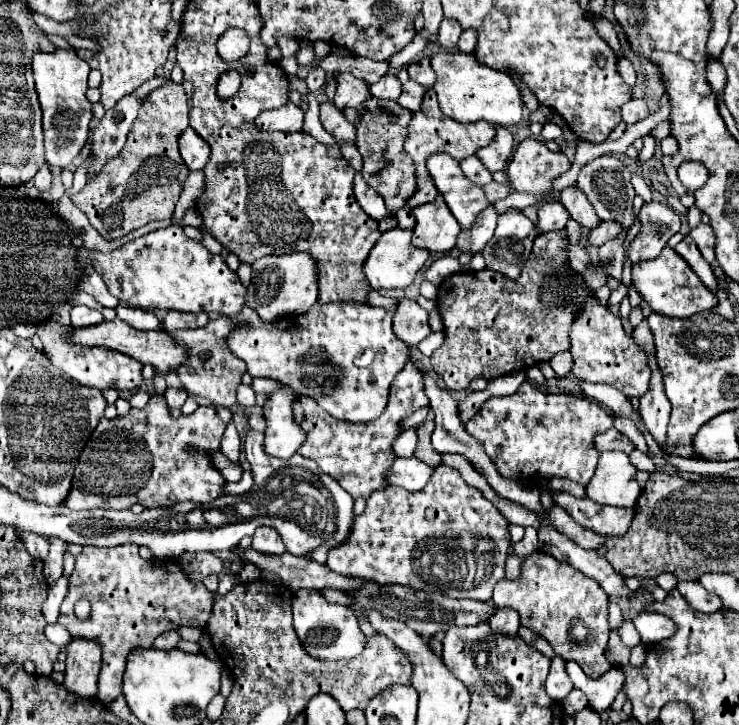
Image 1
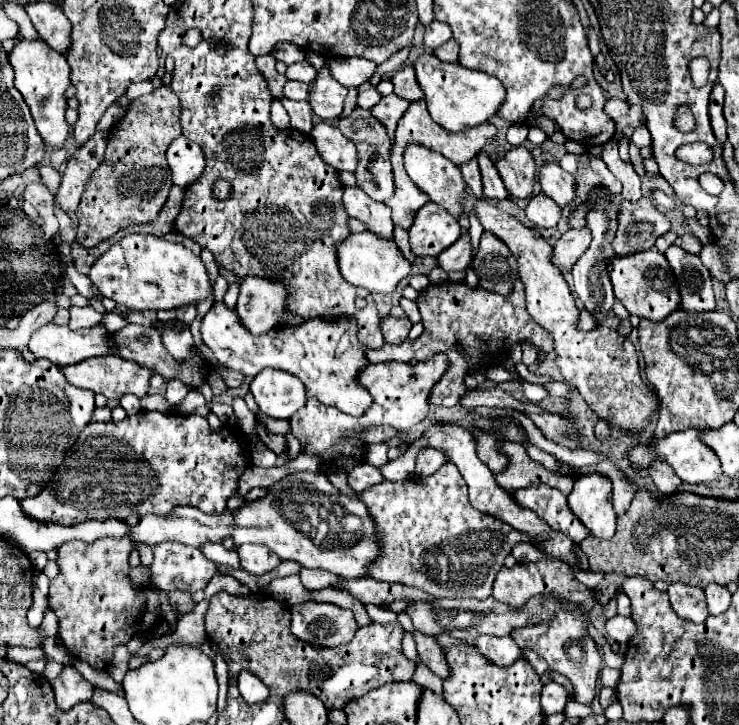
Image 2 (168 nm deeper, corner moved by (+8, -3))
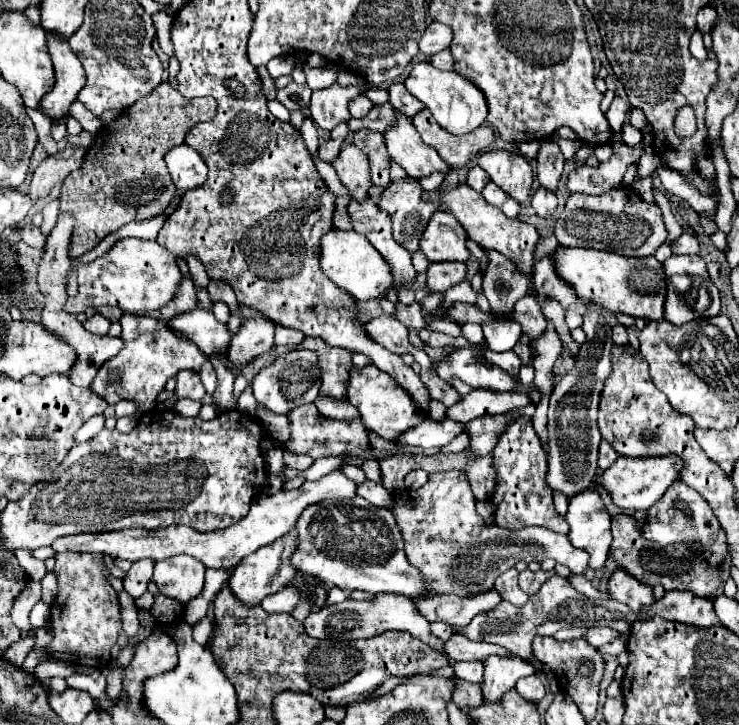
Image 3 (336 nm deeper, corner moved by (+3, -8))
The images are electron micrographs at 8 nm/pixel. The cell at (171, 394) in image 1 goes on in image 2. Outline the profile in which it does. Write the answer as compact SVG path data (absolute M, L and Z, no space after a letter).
M168 381L166 401L168 401L170 405L178 405L178 403L184 399L186 393L188 393L188 389L184 389L184 383L180 383L180 381Z

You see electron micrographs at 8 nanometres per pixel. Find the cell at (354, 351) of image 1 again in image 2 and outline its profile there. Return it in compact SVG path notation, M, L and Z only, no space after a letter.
M216 301L202 321L202 339L224 367L240 371L242 375L254 377L266 367L282 369L304 383L308 397L316 397L326 407L336 407L352 417L364 415L372 405L372 395L360 385L358 377L360 369L370 365L366 357L368 347L360 345L352 317L336 317L336 321L314 317L296 327L276 327L254 337L240 325L240 317L236 317L234 309L228 309L224 301Z

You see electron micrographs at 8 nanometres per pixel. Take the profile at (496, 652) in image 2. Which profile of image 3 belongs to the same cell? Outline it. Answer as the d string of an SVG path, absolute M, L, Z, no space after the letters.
M489 656L485 662L485 682L483 682L483 702L493 704L501 702L501 698L515 686L515 682L523 676L535 674L531 662L521 658L501 658Z

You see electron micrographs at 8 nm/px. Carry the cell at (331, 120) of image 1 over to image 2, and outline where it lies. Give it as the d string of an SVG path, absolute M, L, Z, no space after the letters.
M320 121L318 125L314 125L312 133L310 133L320 157L334 167L336 171L354 171L358 157L356 157L356 147L352 145L352 141L348 141L338 127L330 125L328 121Z

